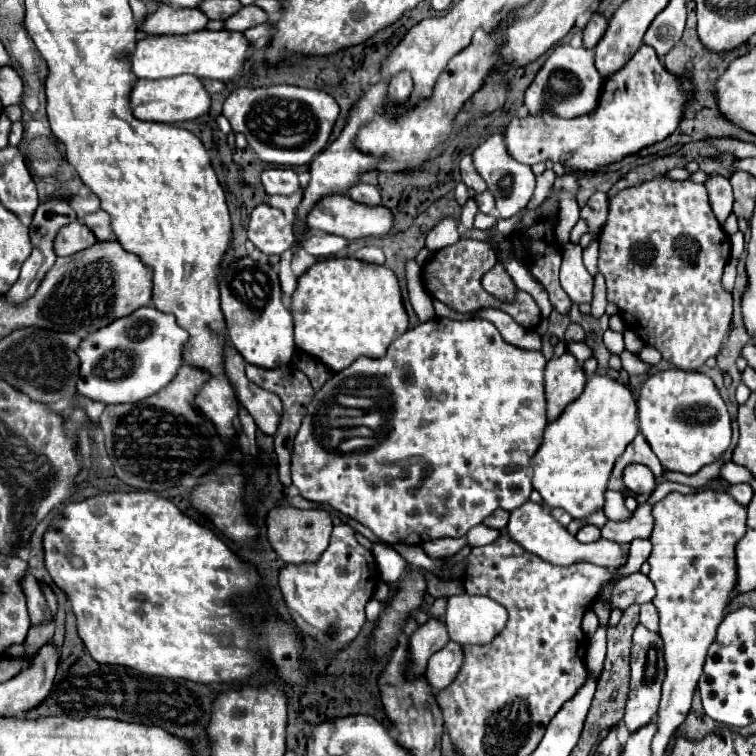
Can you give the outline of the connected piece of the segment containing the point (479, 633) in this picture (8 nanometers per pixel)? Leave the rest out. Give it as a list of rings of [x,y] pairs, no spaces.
[[[458,594],[446,602],[444,624],[458,644],[488,644],[504,628],[508,612],[486,596]]]

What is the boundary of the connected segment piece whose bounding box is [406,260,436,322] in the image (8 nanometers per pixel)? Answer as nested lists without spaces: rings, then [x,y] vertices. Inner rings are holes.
[[[416,260],[406,262],[406,282],[408,282],[408,296],[410,304],[420,318],[420,322],[426,322],[428,318],[434,318],[434,306],[430,294],[424,290],[422,280],[420,280],[420,266],[416,266]]]

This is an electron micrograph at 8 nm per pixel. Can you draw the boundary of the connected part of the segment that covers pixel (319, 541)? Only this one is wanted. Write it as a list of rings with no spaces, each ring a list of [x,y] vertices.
[[[280,506],[270,510],[266,518],[266,526],[268,526],[268,540],[272,548],[286,564],[314,564],[328,548],[332,518],[324,510],[298,510],[292,506]]]

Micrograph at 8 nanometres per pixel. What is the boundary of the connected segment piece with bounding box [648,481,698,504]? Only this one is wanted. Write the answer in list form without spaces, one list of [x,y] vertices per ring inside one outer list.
[[[665,481],[660,483],[654,492],[652,492],[652,496],[650,496],[648,502],[650,502],[650,504],[656,504],[660,498],[664,498],[668,492],[672,491],[677,491],[682,494],[692,494],[697,492],[698,489],[675,482]]]

